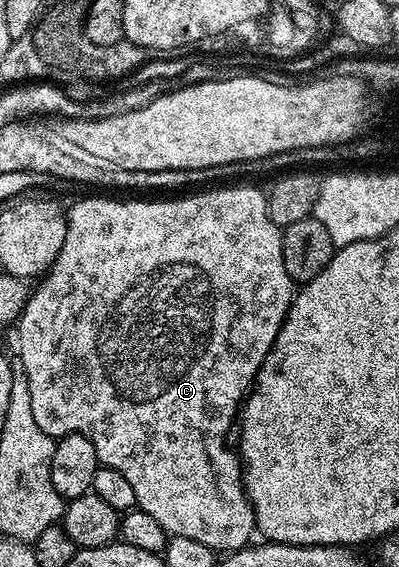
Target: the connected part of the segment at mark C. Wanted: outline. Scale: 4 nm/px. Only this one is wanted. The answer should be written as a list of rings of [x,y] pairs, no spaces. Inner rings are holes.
[[[235,183],[230,187],[215,187],[210,191],[195,191],[192,197],[175,197],[172,201],[110,201],[107,197],[83,197],[80,201],[75,201],[71,205],[71,210],[66,210],[67,230],[65,231],[65,243],[61,243],[61,251],[57,255],[57,259],[51,264],[51,268],[47,270],[45,276],[38,282],[39,285],[34,286],[33,292],[27,298],[27,305],[23,308],[17,322],[17,330],[19,329],[19,353],[17,359],[25,367],[25,375],[29,379],[29,403],[33,403],[33,419],[37,419],[37,427],[41,427],[41,431],[45,431],[45,435],[60,439],[68,436],[70,433],[80,433],[87,436],[93,443],[93,447],[97,451],[97,459],[100,466],[112,469],[113,471],[121,471],[121,475],[125,475],[125,480],[133,487],[133,495],[135,496],[135,504],[141,510],[145,511],[145,515],[153,515],[153,519],[157,519],[157,523],[168,535],[173,537],[184,537],[185,539],[197,539],[197,543],[205,543],[205,547],[216,551],[234,551],[237,549],[245,549],[252,544],[253,538],[256,536],[255,528],[255,512],[251,506],[251,501],[243,487],[243,471],[238,460],[231,461],[231,457],[227,454],[227,449],[223,444],[227,441],[227,432],[232,432],[233,426],[237,421],[237,414],[240,412],[241,406],[249,392],[254,386],[255,376],[259,373],[259,368],[263,366],[263,360],[269,355],[269,351],[273,347],[273,343],[277,339],[279,329],[283,325],[283,320],[287,318],[287,312],[292,301],[295,300],[297,292],[296,282],[289,279],[289,271],[285,271],[285,255],[283,254],[283,229],[273,223],[273,219],[269,219],[269,211],[267,210],[267,193],[264,190],[254,189],[251,183]]]

